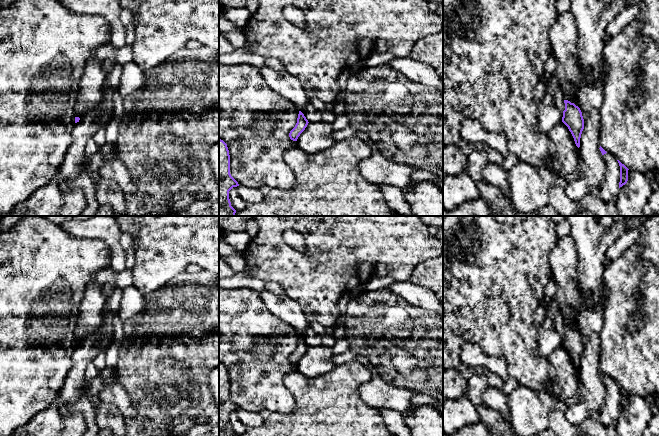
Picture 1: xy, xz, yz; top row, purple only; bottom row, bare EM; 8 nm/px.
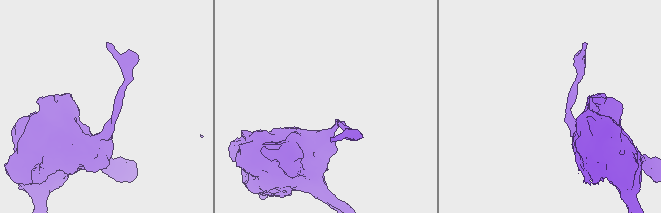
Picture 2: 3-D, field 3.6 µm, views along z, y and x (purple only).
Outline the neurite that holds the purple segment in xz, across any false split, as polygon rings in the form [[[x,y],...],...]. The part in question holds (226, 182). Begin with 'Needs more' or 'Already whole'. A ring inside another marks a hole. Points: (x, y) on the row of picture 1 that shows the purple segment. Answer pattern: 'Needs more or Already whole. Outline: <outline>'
Already whole. Outline: [[[219,139],[219,216],[235,216],[231,206],[229,191],[239,186],[230,174],[230,155],[227,144]]]

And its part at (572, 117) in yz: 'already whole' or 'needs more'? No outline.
already whole

